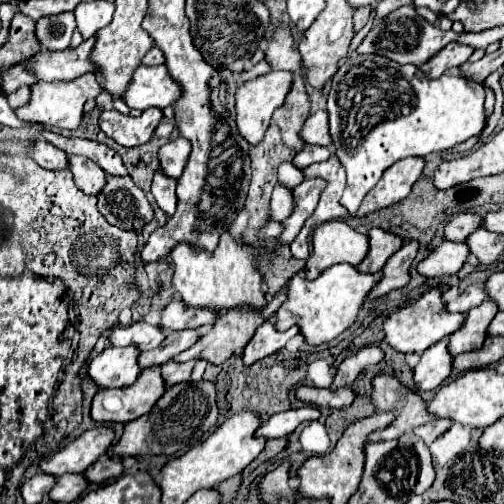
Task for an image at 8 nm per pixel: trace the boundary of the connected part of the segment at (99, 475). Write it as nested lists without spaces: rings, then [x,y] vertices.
[[[104,456],[100,458],[98,462],[94,462],[86,472],[84,476],[90,480],[90,482],[96,482],[96,484],[102,484],[110,478],[118,478],[122,476],[124,472],[124,464],[122,464],[122,458],[118,456]]]

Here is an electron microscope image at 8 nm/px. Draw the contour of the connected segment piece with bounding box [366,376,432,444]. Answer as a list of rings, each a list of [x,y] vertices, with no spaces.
[[[374,376],[372,378],[372,392],[370,402],[376,406],[376,412],[392,412],[394,422],[378,432],[372,432],[366,440],[380,442],[380,440],[396,440],[404,432],[428,424],[432,420],[432,414],[426,412],[426,404],[420,400],[418,394],[404,388],[396,378],[392,376]]]

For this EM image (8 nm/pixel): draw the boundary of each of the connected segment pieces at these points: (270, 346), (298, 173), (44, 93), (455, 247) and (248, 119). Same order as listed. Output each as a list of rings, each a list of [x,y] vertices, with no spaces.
[[[268,318],[268,322],[264,322],[256,330],[254,338],[246,346],[246,350],[242,354],[244,364],[254,364],[254,362],[258,362],[258,360],[262,360],[262,358],[278,352],[296,334],[300,334],[300,328],[298,326],[286,330],[286,332],[280,332],[280,330],[276,330],[276,318]]]
[[[284,162],[284,164],[280,164],[280,168],[278,168],[278,180],[280,180],[282,184],[292,186],[292,188],[298,186],[298,184],[304,180],[302,174],[304,174],[302,168],[292,166],[292,162]]]
[[[86,72],[74,80],[68,82],[36,82],[30,86],[30,100],[16,108],[16,116],[20,120],[32,120],[32,122],[40,122],[46,128],[54,128],[54,130],[76,130],[82,122],[82,108],[86,104],[86,100],[96,98],[102,92],[102,86],[96,80],[94,72]]]
[[[444,242],[438,248],[434,248],[426,260],[418,264],[418,272],[428,278],[454,276],[464,266],[468,256],[470,256],[468,244]]]
[[[280,70],[280,72],[270,72],[270,74],[264,74],[264,76],[258,76],[258,78],[246,82],[246,84],[242,84],[236,90],[236,114],[238,114],[236,124],[238,124],[240,134],[252,146],[256,146],[264,138],[264,134],[266,134],[268,126],[270,126],[270,118],[272,118],[274,110],[284,104],[286,96],[288,96],[288,92],[292,88],[292,82],[294,82],[294,74]]]

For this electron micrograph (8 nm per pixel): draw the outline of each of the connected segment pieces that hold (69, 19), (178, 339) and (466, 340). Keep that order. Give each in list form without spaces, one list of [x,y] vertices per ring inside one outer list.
[[[74,12],[42,16],[40,20],[36,20],[36,38],[44,50],[68,48],[74,30],[76,30]]]
[[[180,330],[180,332],[168,332],[168,338],[154,350],[142,352],[140,354],[140,366],[148,368],[148,366],[156,366],[156,364],[164,364],[170,358],[174,358],[176,354],[188,350],[188,346],[194,346],[194,342],[198,340],[198,332],[196,330]]]
[[[484,300],[480,306],[472,308],[466,314],[466,320],[464,320],[462,328],[448,336],[448,352],[452,356],[458,356],[462,352],[480,348],[484,344],[488,324],[496,316],[496,312],[498,310],[496,310],[496,304],[492,300]]]

